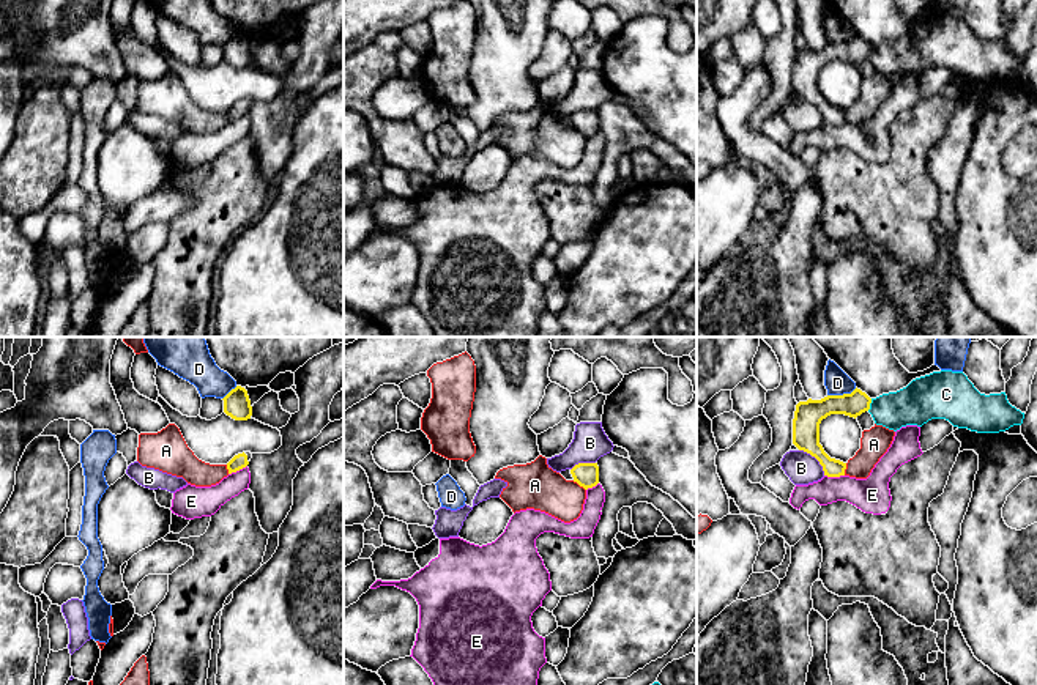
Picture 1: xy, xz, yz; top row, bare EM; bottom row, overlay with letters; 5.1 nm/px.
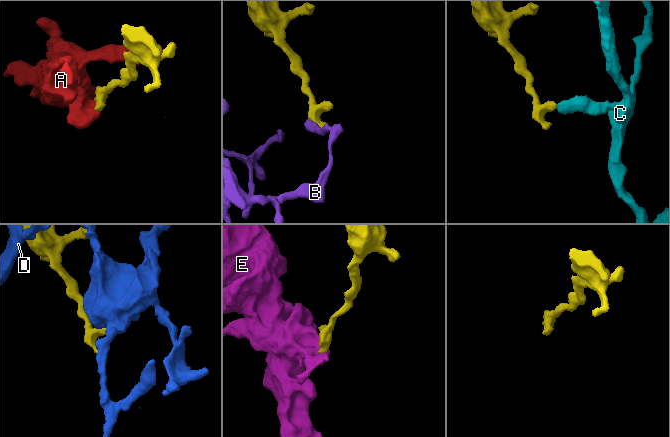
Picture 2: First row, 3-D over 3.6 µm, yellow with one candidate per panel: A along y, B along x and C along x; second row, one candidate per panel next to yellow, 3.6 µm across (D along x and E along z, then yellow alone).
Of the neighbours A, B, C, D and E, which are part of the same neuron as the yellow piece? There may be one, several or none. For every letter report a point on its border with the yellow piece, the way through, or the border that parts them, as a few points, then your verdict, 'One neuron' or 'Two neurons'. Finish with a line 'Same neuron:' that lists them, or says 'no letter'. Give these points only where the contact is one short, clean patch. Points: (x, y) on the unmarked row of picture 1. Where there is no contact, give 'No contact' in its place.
A: Touches yellow at xz (579, 131). Boundary: xz (572, 128), (585, 137). Two neurons
B: Touches yellow at yz (815, 104). Boundary: yz (799, 96), (810, 101), (825, 122). Two neurons
C: Touches yellow at yz (869, 52). Boundary: yz (872, 46), (867, 57). Two neurons
D: Touches yellow at yz (843, 41). Two neurons
E: Touches yellow at yz (834, 123). Boundary: yz (825, 122), (843, 123). Two neurons
Same neuron: no letter

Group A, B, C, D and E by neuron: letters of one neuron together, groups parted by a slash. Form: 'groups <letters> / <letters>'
groups A / B / C / D / E

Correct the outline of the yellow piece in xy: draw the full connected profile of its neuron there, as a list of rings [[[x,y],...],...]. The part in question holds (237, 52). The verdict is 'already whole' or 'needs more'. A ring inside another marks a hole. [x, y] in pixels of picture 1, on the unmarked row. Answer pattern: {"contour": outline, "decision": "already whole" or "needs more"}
{"contour": [[[241,33],[232,36],[224,46],[224,60],[235,68],[247,68],[252,63],[252,54],[247,38]]], "decision": "already whole"}

